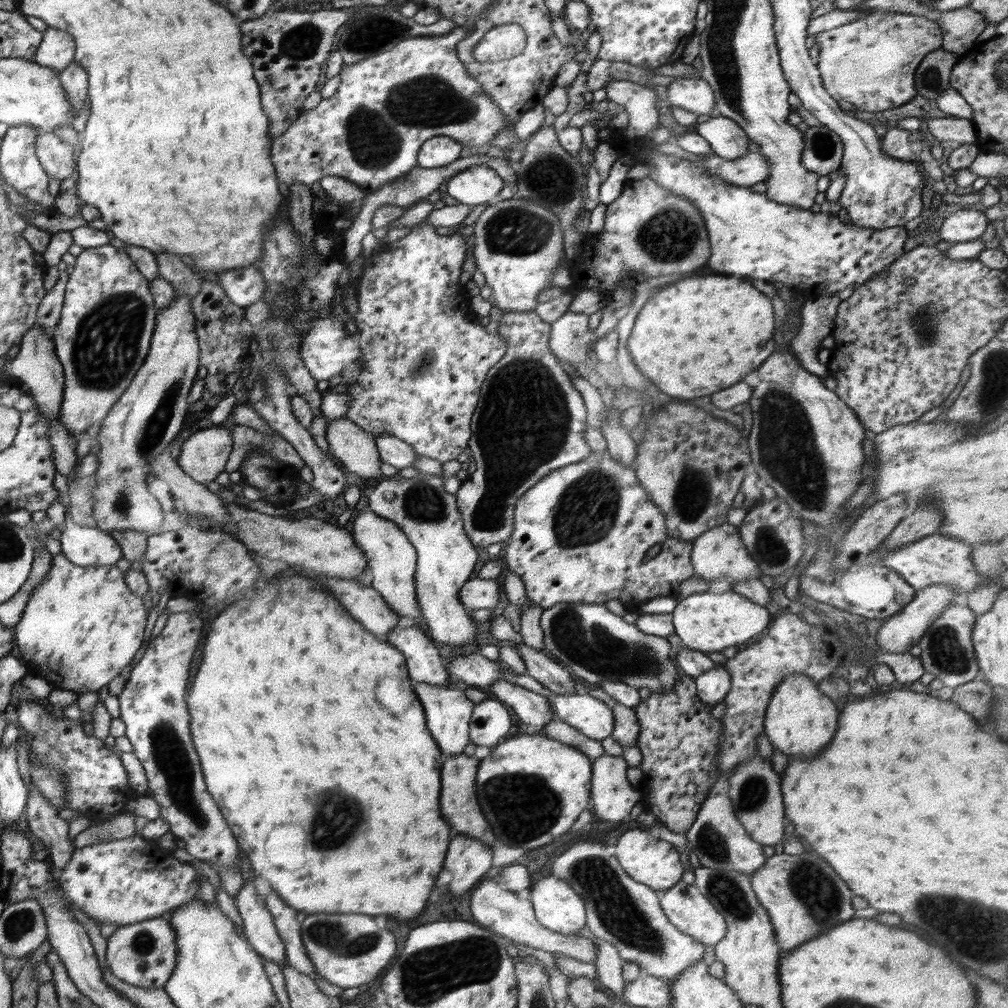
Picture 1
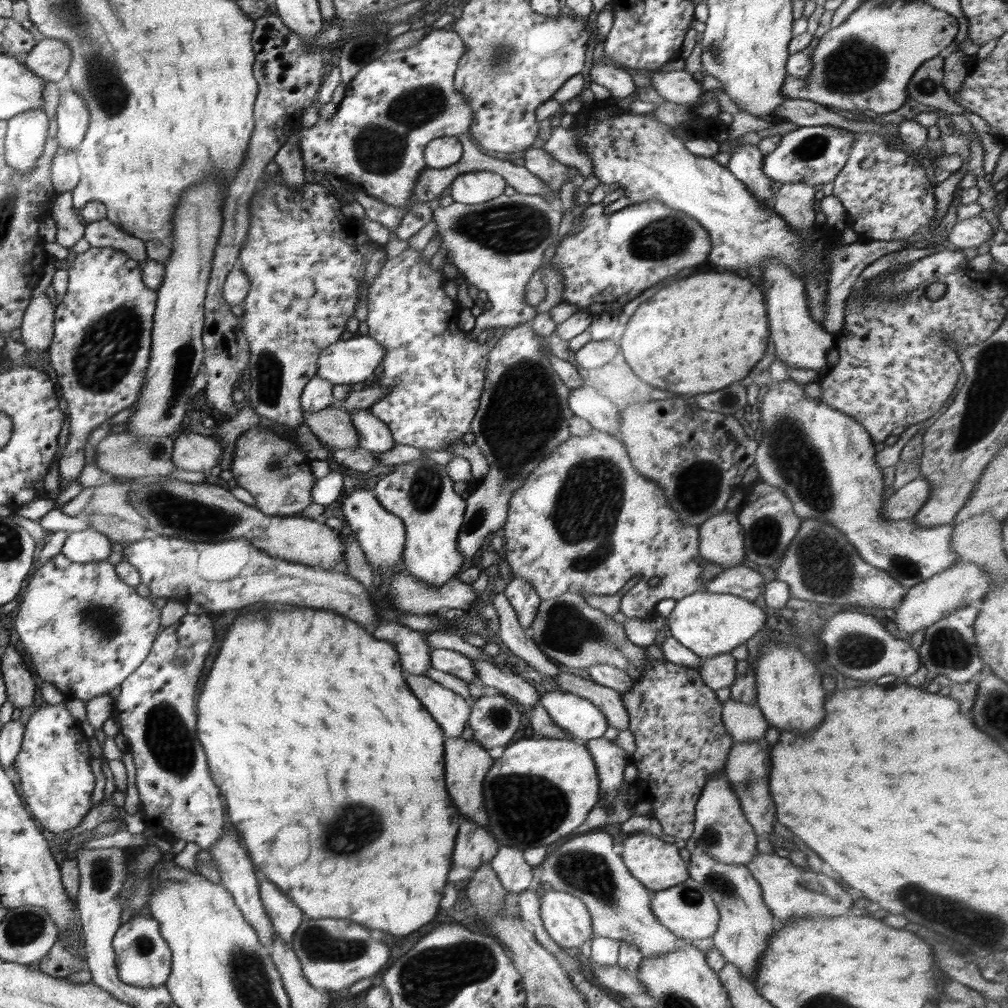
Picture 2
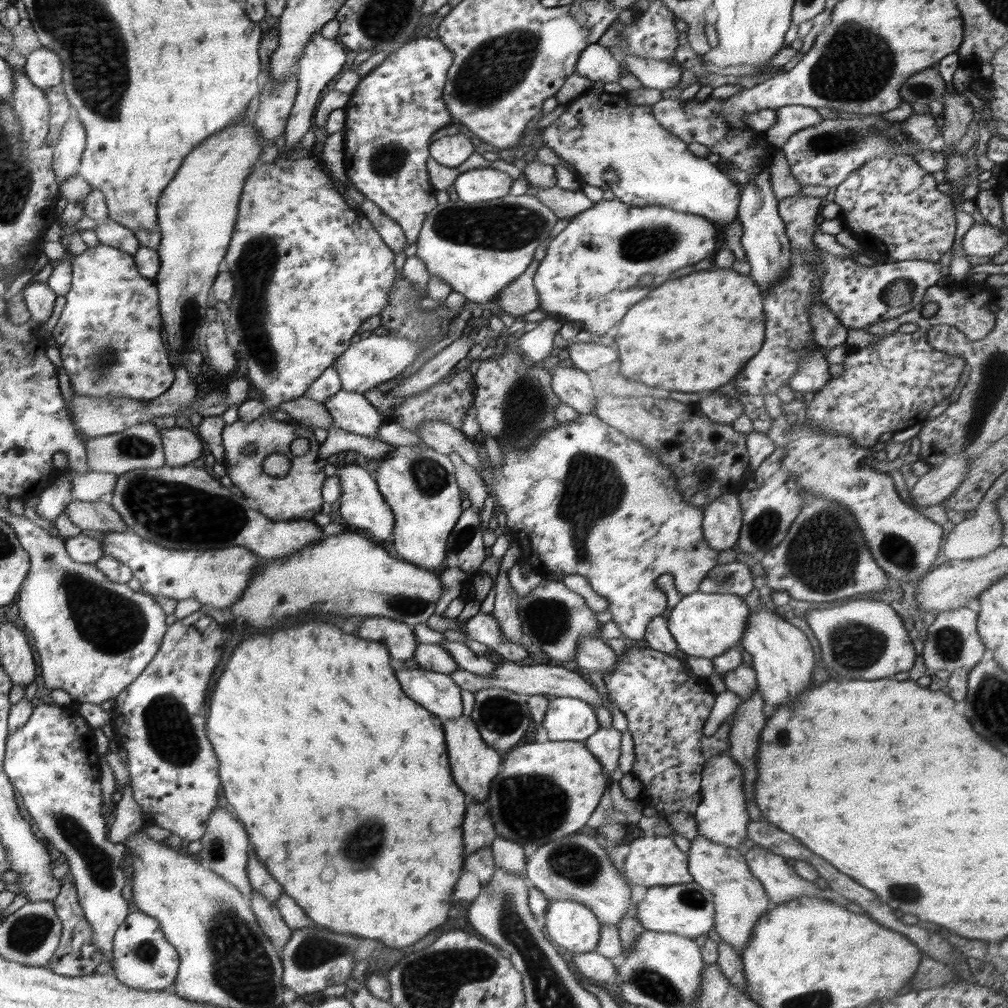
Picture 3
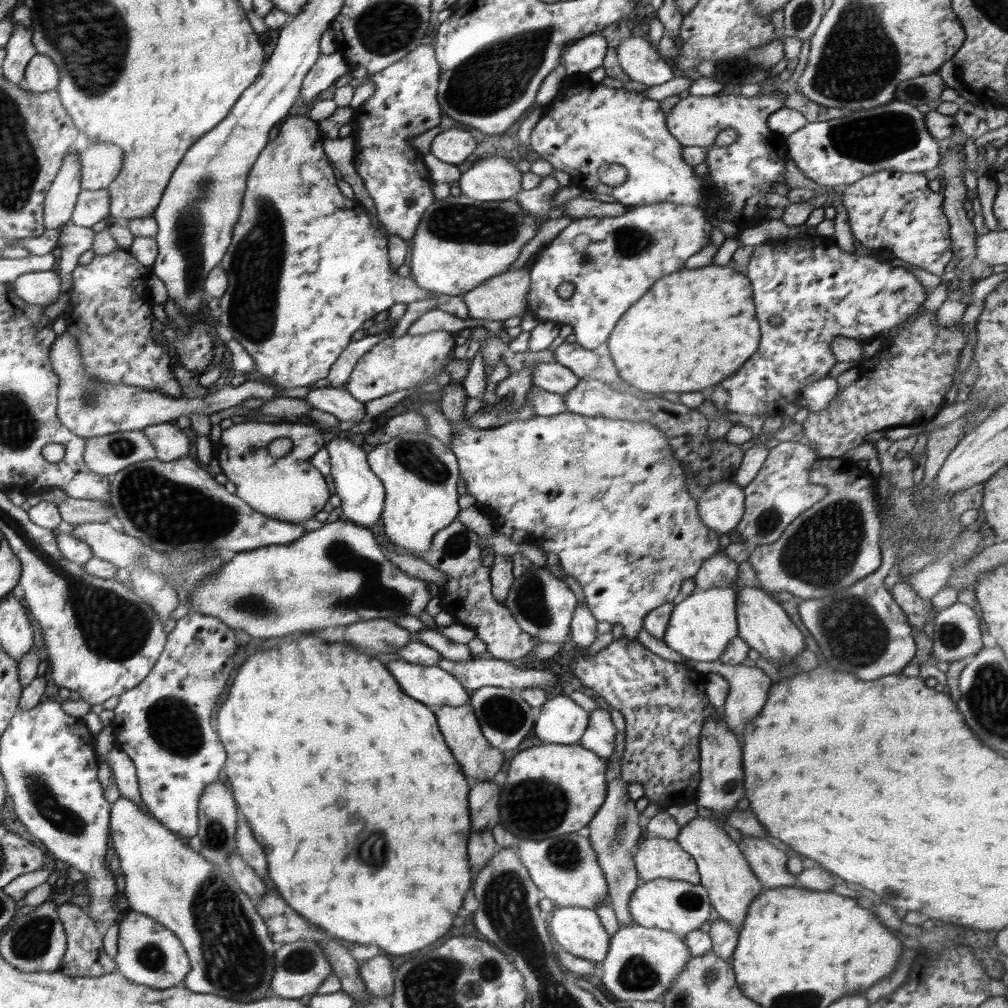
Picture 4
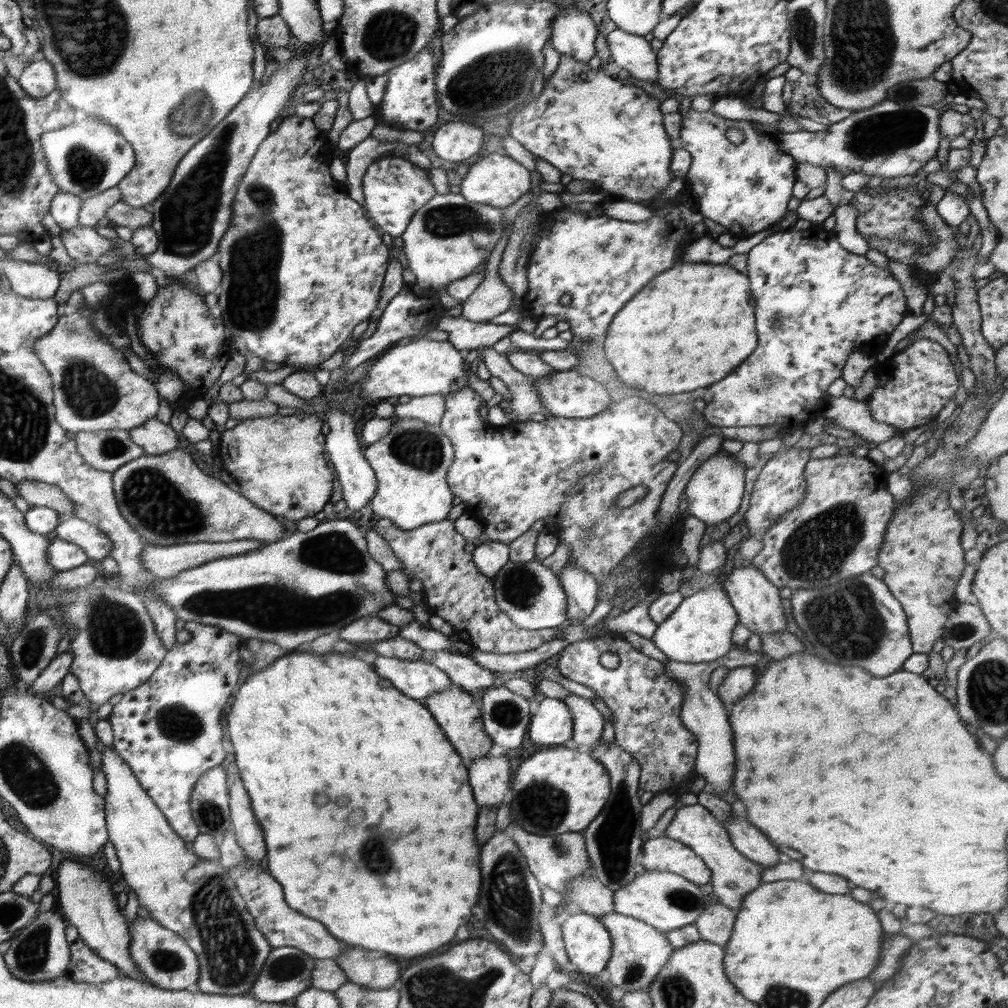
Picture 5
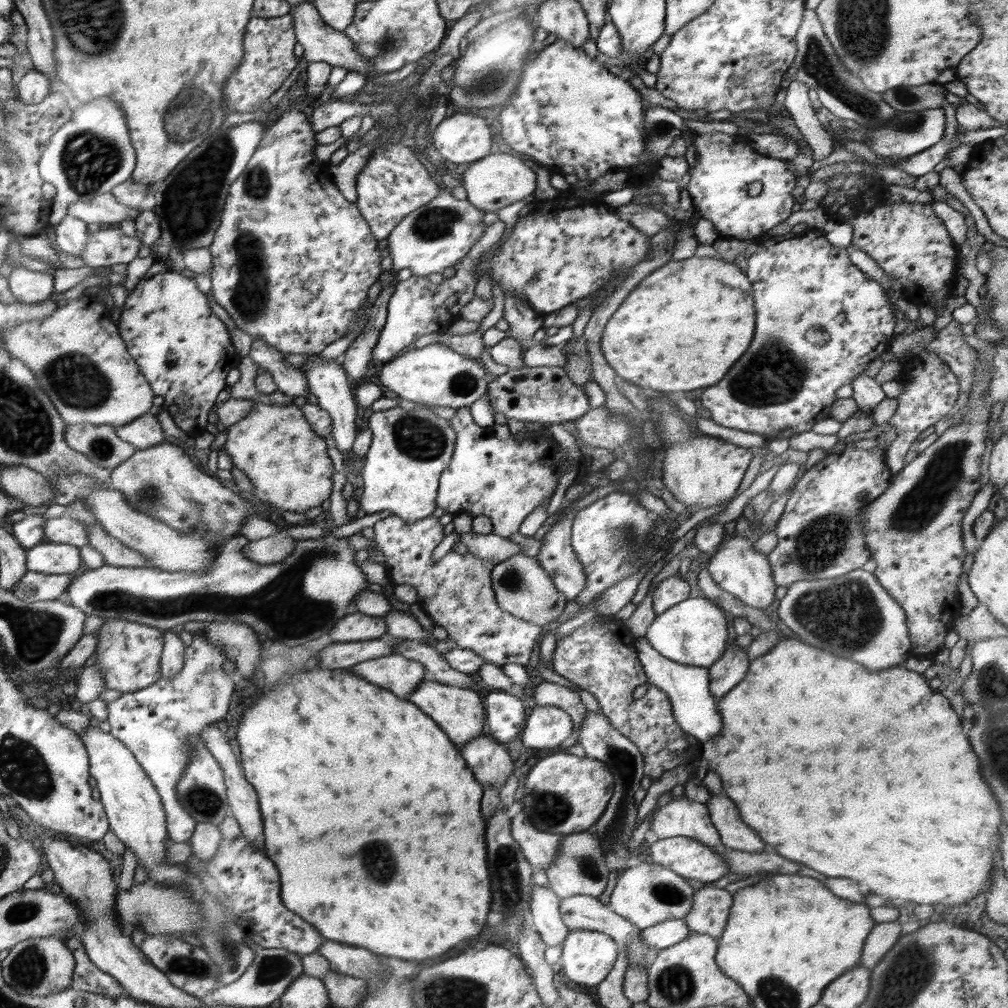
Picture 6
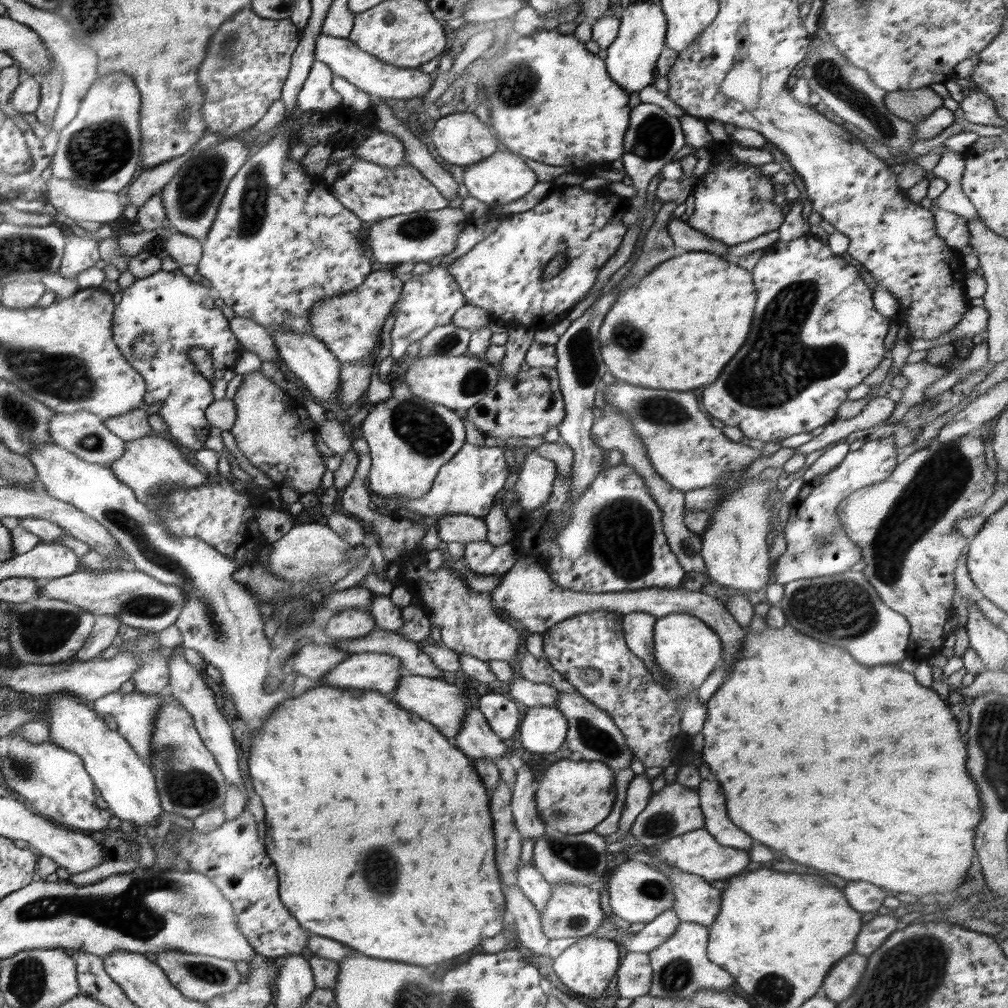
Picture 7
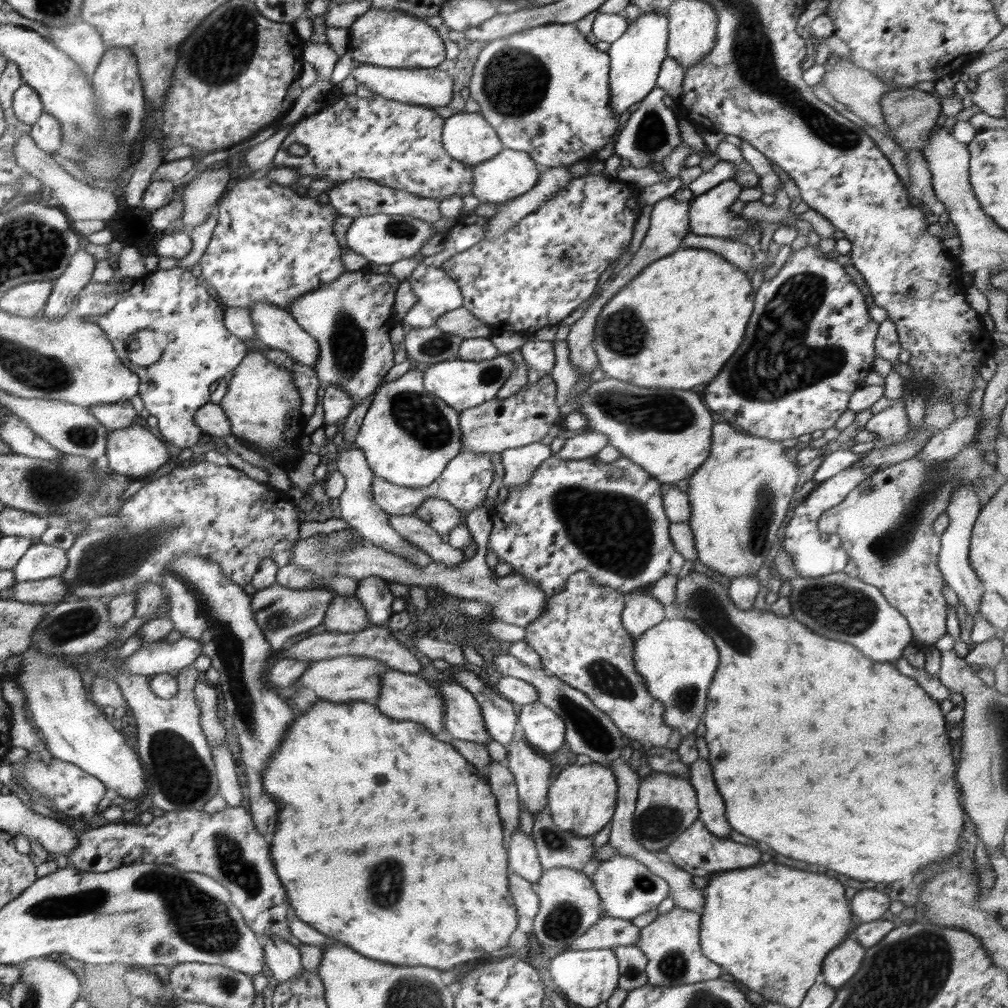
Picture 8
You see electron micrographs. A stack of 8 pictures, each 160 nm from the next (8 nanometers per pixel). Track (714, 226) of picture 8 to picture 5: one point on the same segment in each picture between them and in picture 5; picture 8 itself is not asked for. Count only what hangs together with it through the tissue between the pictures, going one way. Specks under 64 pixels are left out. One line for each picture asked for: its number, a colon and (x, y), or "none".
5: (745, 187)
6: (726, 165)
7: (722, 207)

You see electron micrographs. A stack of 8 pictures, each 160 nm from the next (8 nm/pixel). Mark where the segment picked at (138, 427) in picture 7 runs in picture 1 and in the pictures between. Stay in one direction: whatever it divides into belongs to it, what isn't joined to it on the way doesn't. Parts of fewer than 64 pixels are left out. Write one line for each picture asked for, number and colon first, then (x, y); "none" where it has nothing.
1: (204, 455)
2: (192, 452)
3: (181, 447)
4: (171, 443)
5: (157, 437)
6: (145, 431)

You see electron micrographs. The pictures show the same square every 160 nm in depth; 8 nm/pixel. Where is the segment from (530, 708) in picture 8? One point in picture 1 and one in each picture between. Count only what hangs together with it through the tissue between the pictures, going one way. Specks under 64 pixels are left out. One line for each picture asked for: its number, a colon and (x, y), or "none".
1: (592, 717)
2: (584, 721)
3: (567, 719)
4: (561, 721)
5: (552, 724)
6: (546, 726)
7: (543, 729)

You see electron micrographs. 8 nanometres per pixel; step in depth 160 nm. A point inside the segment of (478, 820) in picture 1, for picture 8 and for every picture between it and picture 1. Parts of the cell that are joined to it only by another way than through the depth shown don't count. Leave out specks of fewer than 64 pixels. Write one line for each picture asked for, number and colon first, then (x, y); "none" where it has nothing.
2: (467, 763)
3: (474, 764)
4: (479, 759)
5: (456, 711)
6: (459, 712)
7: (442, 704)
8: (404, 696)

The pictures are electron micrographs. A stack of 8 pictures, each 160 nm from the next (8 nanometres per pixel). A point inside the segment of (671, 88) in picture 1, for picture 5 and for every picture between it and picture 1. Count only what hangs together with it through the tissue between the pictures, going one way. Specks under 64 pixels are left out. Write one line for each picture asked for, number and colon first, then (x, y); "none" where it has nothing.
2: (679, 86)
3: (652, 73)
4: (640, 60)
5: (632, 52)

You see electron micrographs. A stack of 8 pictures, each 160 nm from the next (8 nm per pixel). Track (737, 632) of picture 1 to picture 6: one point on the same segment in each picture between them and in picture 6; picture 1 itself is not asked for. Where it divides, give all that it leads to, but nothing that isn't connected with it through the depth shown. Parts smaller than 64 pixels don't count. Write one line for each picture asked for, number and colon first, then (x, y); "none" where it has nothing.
2: (709, 624)
3: (706, 625)
4: (701, 626)
5: (700, 630)
6: (693, 632)

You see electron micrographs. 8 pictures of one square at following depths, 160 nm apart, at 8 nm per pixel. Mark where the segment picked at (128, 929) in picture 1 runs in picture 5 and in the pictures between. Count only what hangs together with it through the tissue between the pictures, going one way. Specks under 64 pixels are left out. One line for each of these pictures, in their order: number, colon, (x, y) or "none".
2: (144, 959)
3: (143, 958)
4: (148, 953)
5: (163, 957)

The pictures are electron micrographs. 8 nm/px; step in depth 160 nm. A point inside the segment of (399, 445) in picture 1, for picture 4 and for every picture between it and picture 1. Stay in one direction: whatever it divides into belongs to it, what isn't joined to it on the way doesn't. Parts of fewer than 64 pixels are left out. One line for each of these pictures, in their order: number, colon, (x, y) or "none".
2: (374, 435)
3: (350, 411)
4: (337, 401)

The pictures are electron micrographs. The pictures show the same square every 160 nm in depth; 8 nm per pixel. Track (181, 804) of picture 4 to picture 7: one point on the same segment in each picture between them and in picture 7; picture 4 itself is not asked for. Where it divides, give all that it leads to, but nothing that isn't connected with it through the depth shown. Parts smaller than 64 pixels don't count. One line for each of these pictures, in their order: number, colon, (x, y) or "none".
5: (168, 730)
6: (156, 723)
7: (134, 713)

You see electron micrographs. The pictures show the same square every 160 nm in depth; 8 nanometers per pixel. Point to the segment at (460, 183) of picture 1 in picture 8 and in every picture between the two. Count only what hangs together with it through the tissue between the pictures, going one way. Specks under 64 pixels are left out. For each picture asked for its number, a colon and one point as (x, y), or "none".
2: (472, 188)
3: (484, 184)
4: (496, 179)
5: (497, 180)
6: (497, 180)
7: (503, 177)
8: (510, 173)

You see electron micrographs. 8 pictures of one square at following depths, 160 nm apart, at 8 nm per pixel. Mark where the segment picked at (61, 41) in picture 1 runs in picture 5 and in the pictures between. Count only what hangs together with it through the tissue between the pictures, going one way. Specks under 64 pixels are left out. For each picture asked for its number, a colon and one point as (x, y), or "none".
2: (50, 58)
3: (43, 67)
4: (41, 75)
5: (37, 78)

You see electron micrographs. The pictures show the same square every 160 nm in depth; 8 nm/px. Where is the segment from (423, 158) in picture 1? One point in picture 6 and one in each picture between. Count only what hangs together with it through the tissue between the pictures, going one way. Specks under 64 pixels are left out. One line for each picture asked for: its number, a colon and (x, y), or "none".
2: (442, 152)
3: (451, 151)
4: (453, 146)
5: (455, 140)
6: (463, 137)

